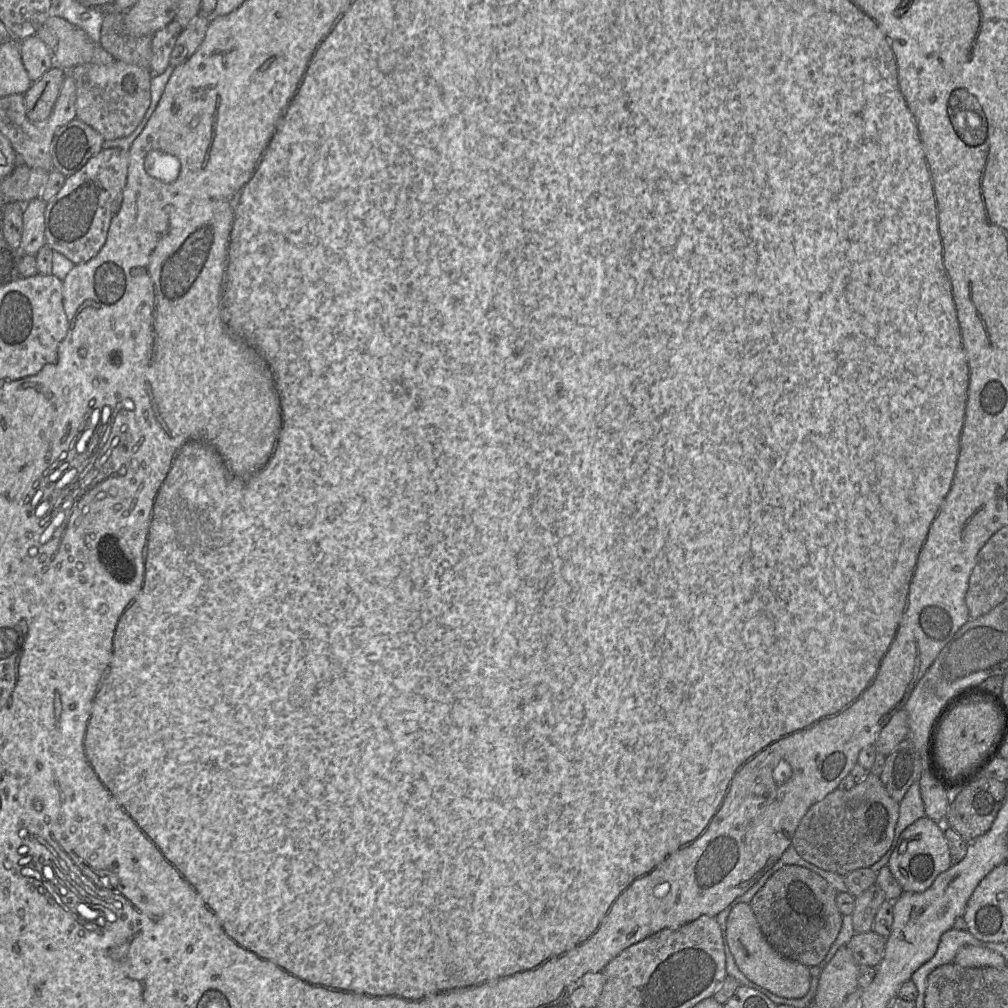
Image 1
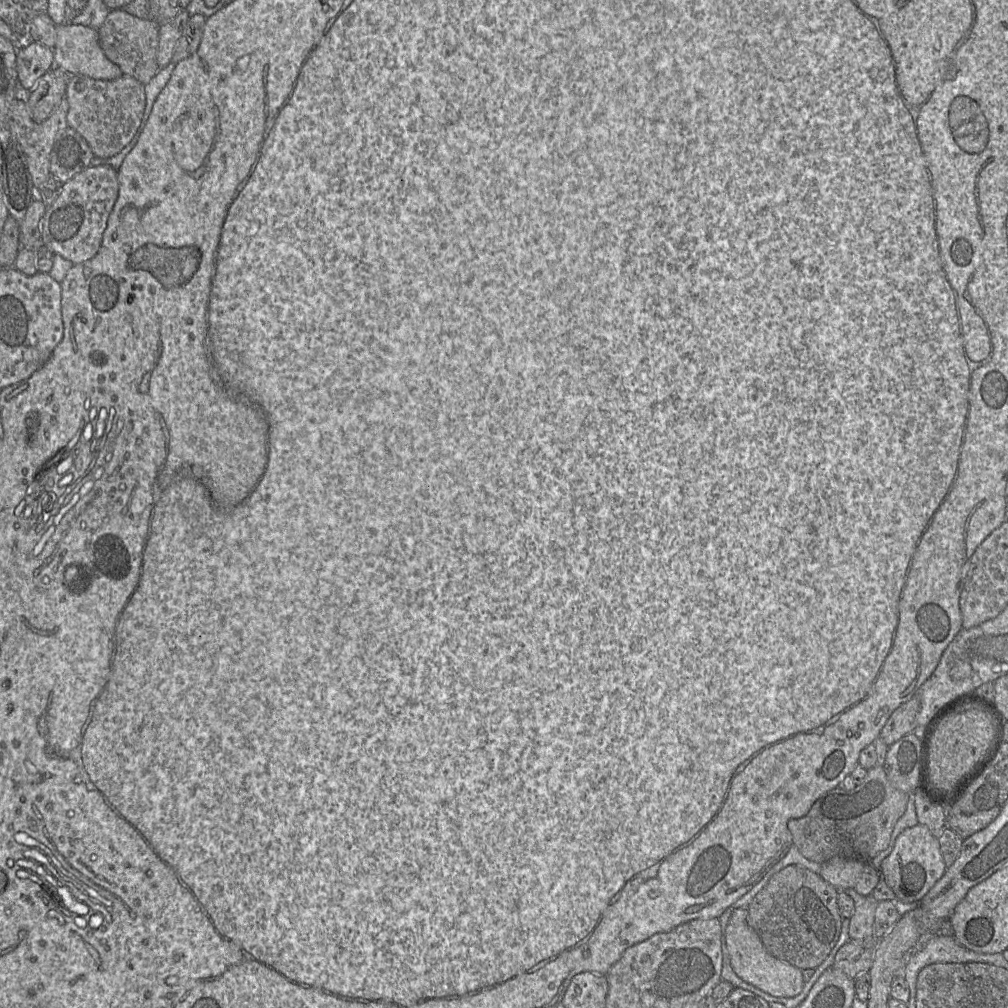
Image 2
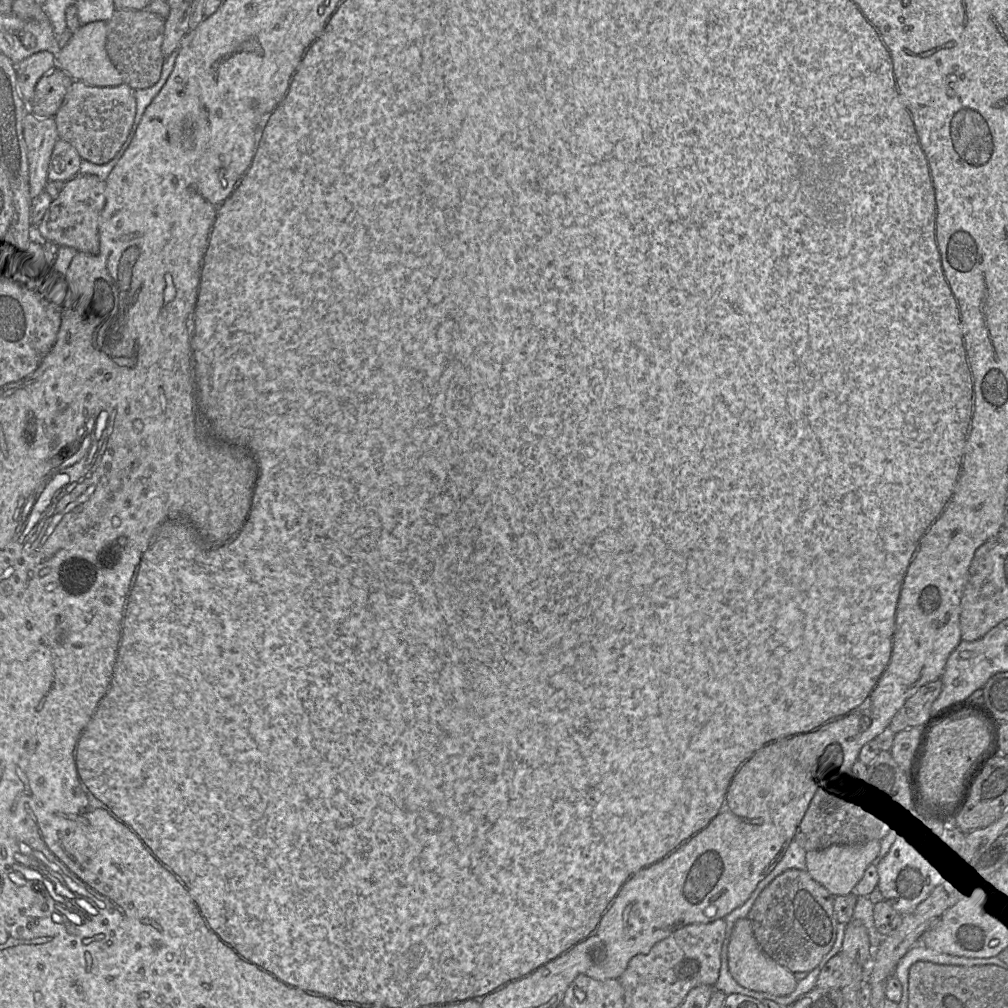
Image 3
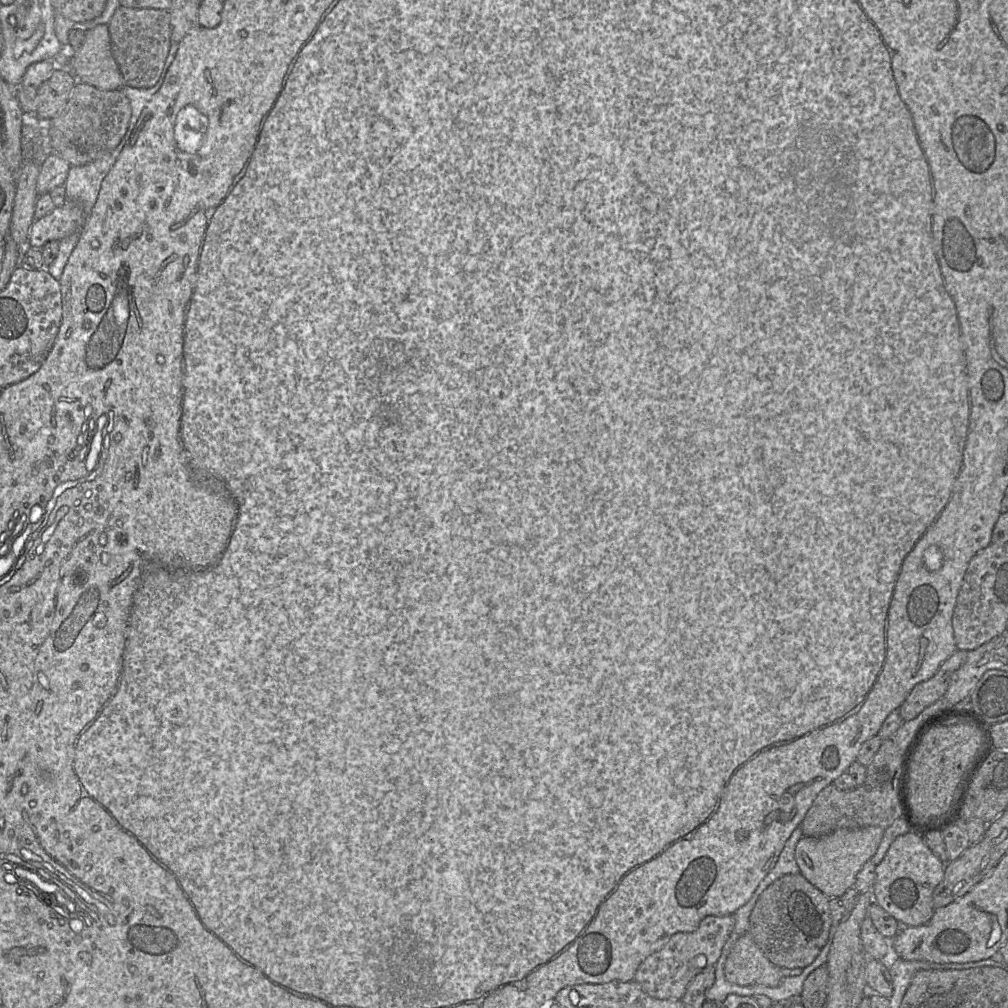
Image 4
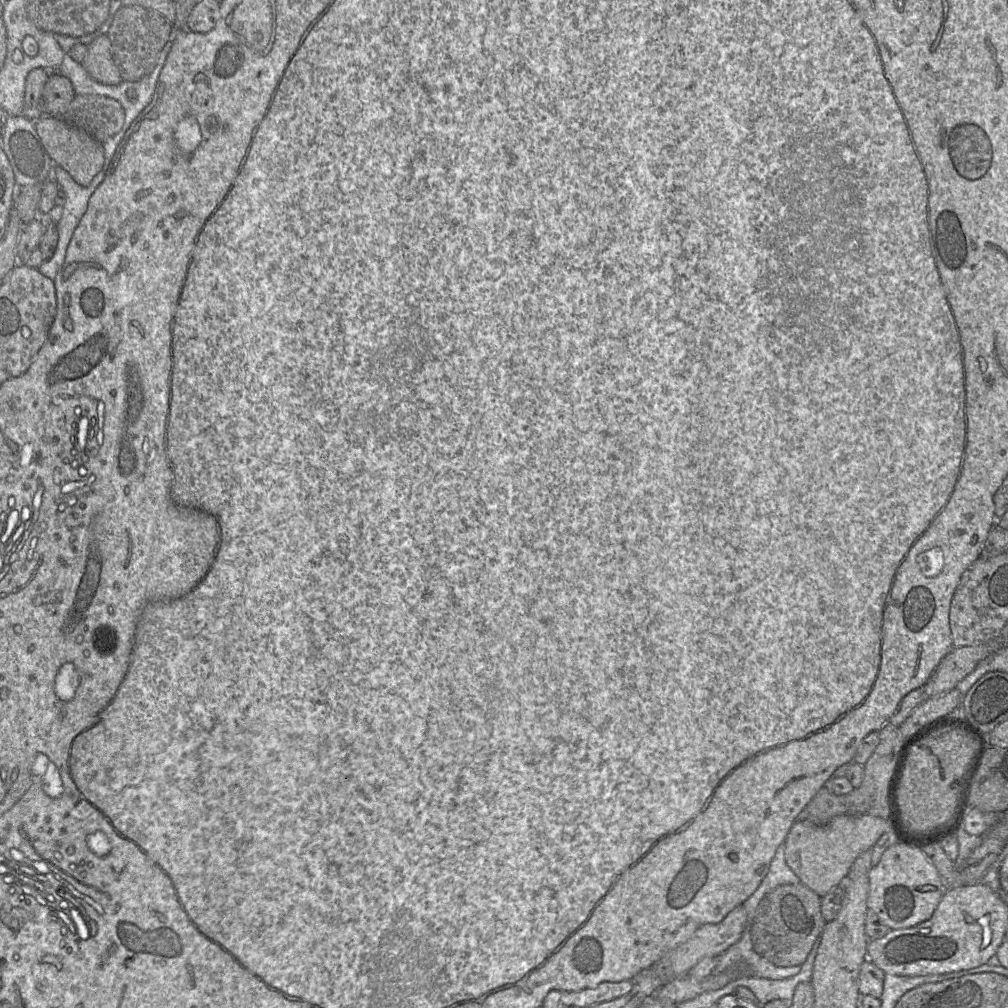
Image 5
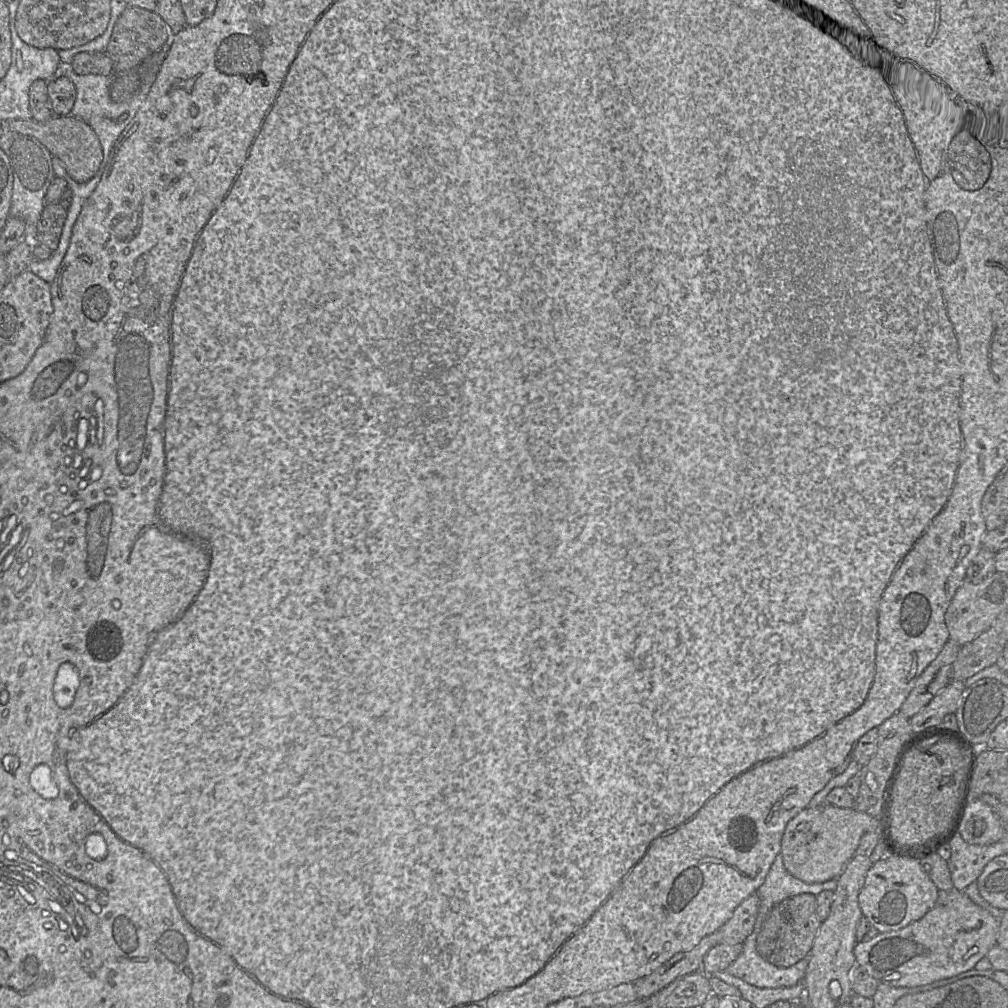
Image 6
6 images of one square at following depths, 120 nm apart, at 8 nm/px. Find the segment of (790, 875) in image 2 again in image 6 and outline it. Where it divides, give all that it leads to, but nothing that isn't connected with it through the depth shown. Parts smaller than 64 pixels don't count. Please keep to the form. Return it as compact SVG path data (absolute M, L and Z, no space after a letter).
M802 893L775 905L764 921L756 938L757 952L778 967L790 967L803 959L813 946L821 925L816 914L816 896Z

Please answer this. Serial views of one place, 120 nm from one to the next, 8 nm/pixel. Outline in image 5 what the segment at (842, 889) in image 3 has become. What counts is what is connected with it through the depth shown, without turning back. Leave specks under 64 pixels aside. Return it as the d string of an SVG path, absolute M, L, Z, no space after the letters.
M839 815L827 824L796 821L785 839L785 860L800 881L820 897L843 885L856 858L887 831L887 821L872 815Z

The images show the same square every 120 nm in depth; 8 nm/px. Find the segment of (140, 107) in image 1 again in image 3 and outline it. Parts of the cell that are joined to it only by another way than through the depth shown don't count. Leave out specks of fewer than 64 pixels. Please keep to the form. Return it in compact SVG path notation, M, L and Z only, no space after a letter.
M73 81L54 116L59 139L70 143L83 160L106 164L119 152L134 124L134 91L126 83L116 87L97 87Z

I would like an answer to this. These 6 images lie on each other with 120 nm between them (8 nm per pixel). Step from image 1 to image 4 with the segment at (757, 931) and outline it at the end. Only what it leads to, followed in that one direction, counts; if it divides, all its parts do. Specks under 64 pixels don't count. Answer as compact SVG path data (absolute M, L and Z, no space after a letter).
M747 931L733 945L724 964L728 982L739 986L765 985L776 987L783 976L780 968L772 964L756 945Z

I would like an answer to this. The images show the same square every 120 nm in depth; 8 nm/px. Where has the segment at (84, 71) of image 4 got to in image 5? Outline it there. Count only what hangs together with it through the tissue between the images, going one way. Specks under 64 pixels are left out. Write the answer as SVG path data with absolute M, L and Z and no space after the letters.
M101 35L87 45L87 54L81 64L92 78L102 84L117 85L123 81L114 63L107 35Z

